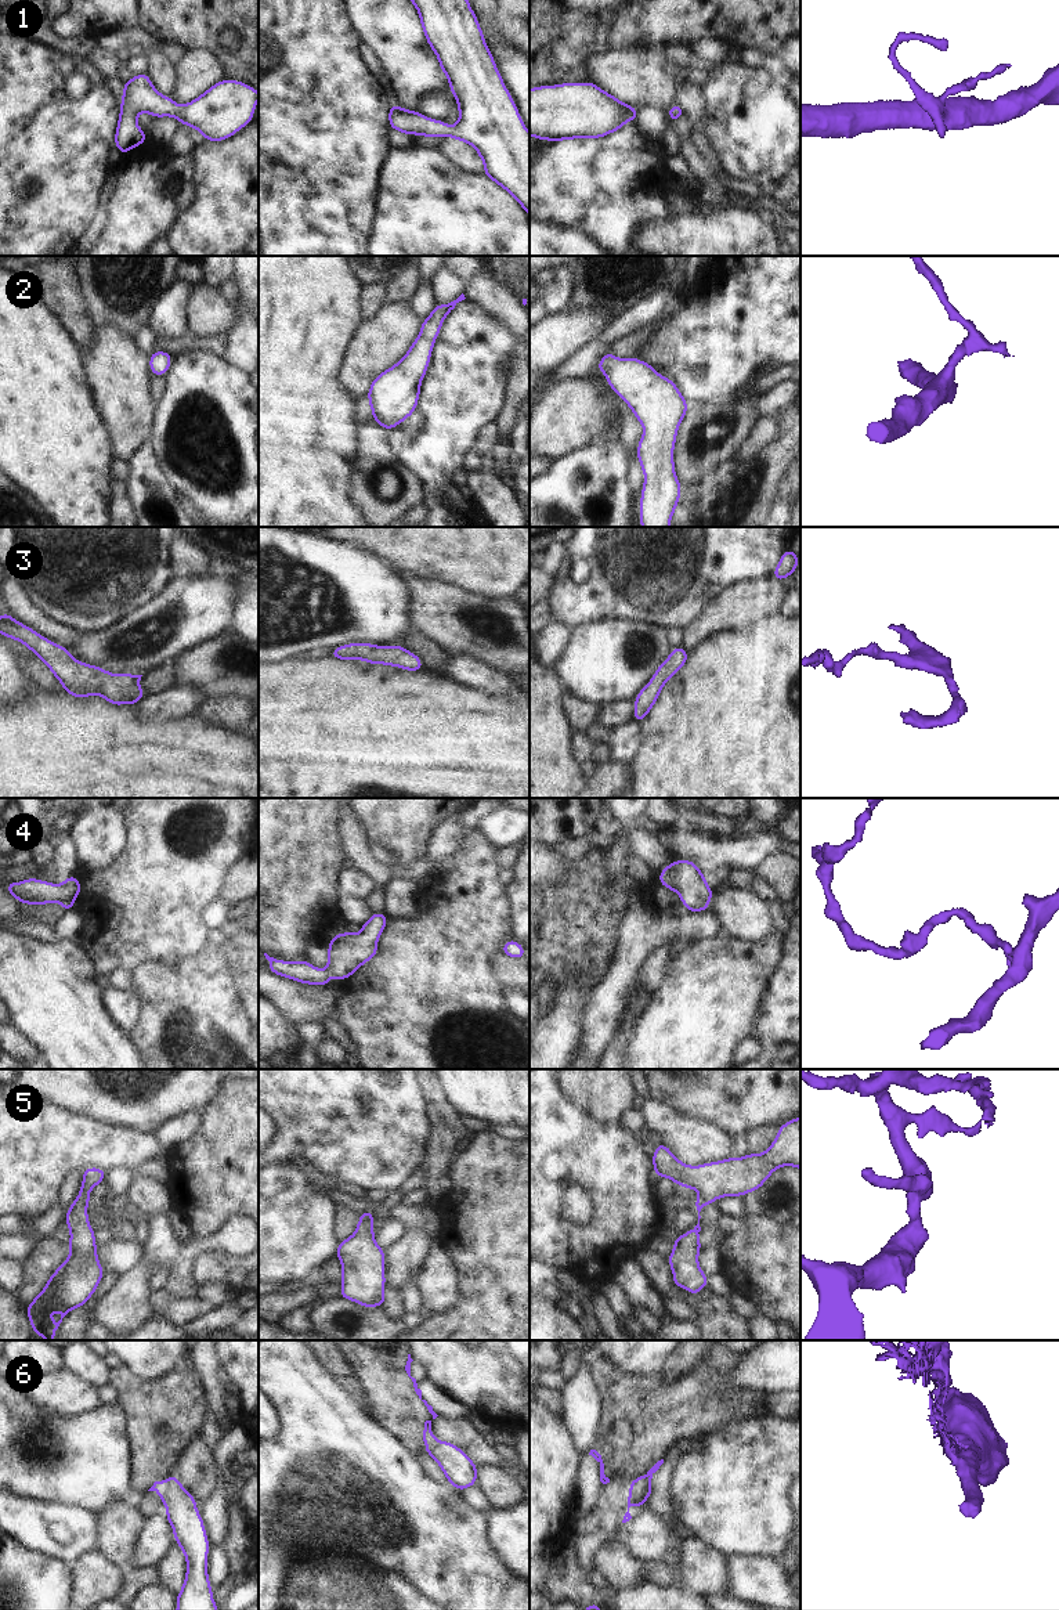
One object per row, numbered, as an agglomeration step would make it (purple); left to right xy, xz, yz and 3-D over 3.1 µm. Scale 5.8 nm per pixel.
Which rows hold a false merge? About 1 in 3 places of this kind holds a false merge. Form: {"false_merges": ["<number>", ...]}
{"false_merges": ["6"]}

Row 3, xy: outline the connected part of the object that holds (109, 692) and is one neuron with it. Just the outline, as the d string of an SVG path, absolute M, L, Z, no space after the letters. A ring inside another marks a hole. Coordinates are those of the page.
M8 611L0 616L0 635L15 639L32 650L62 683L64 690L73 697L100 694L113 705L134 705L147 696L138 686L142 675L115 675L104 668L77 661L65 646L53 643L12 618Z

